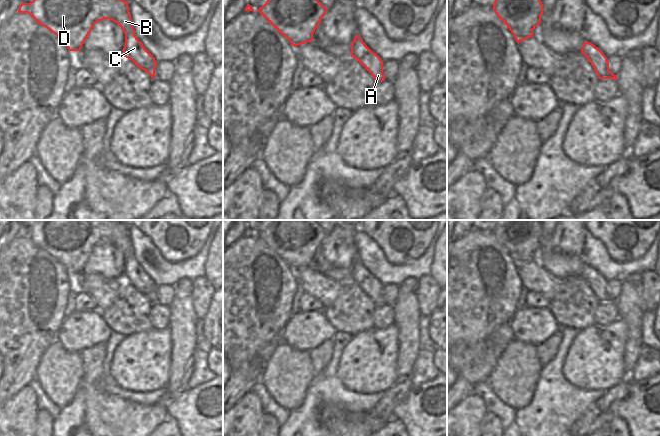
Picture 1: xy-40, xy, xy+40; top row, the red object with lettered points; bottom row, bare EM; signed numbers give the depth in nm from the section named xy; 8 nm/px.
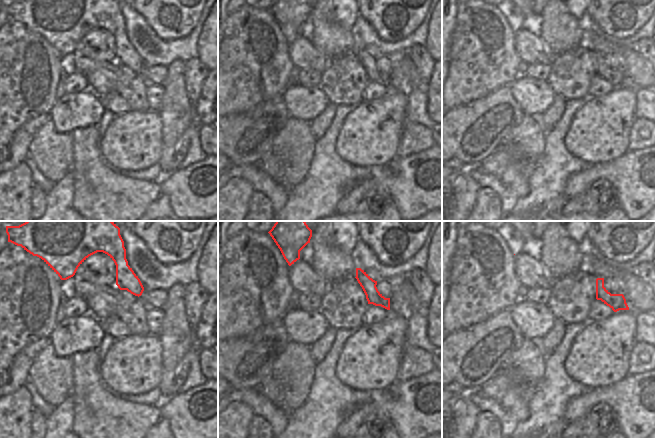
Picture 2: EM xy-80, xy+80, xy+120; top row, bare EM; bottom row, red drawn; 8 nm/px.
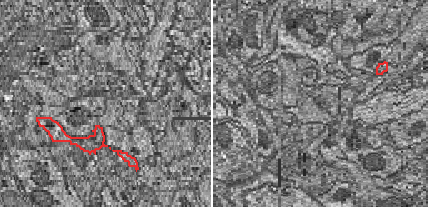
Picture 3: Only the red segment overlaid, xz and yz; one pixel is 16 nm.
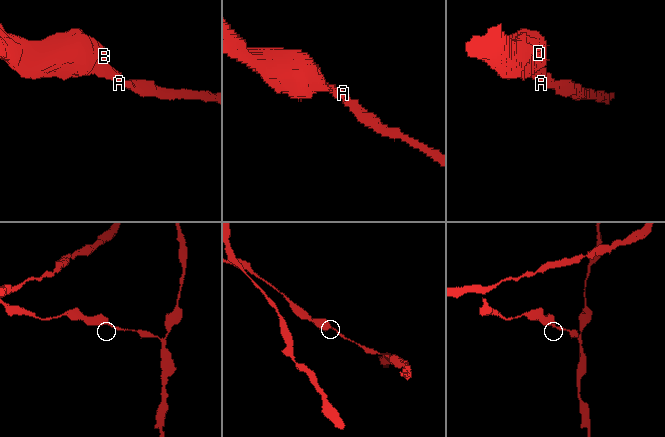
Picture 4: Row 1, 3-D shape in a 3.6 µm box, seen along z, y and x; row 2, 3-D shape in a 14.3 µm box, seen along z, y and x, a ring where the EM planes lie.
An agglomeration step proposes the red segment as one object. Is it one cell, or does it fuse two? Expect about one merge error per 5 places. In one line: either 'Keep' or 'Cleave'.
Keep

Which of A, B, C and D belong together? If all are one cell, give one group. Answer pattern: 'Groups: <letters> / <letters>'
Groups: A B C D

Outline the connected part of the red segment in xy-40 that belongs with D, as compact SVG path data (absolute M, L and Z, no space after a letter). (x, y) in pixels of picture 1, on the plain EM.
M36 220L30 227L22 227L19 230L18 237L28 237L37 247L62 263L69 275L81 275L93 250L98 245L110 243L125 258L124 281L130 283L137 291L146 295L152 303L155 300L157 286L135 260L128 227L118 220Z

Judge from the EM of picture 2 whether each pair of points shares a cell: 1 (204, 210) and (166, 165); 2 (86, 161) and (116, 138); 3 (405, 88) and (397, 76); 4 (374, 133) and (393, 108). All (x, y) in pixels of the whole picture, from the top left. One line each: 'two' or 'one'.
1: two
2: two
3: one
4: one

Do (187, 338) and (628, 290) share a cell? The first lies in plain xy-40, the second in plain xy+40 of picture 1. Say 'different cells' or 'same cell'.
same cell

